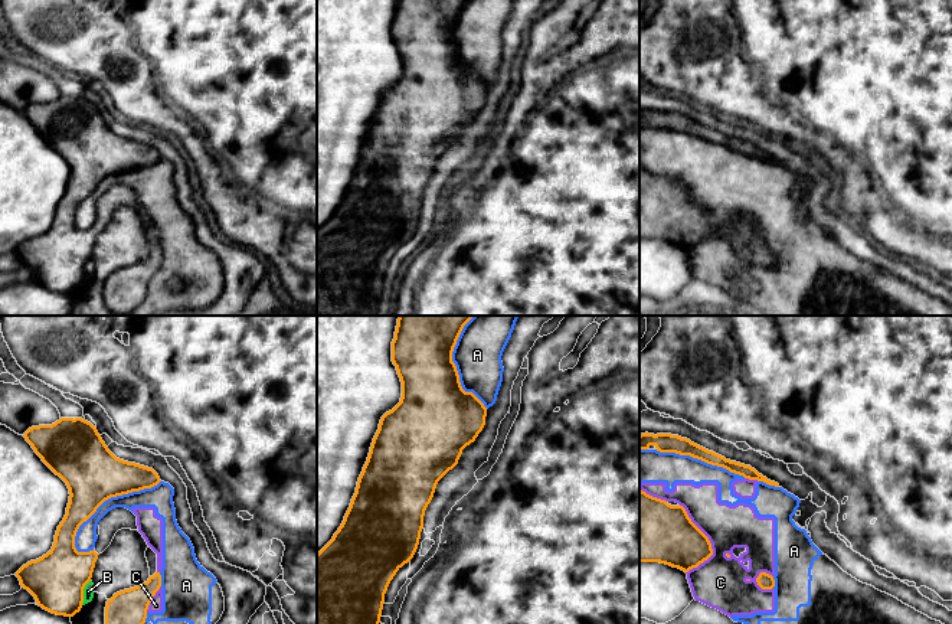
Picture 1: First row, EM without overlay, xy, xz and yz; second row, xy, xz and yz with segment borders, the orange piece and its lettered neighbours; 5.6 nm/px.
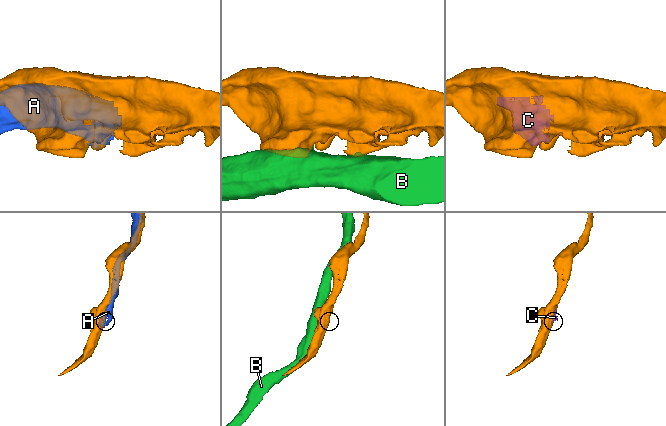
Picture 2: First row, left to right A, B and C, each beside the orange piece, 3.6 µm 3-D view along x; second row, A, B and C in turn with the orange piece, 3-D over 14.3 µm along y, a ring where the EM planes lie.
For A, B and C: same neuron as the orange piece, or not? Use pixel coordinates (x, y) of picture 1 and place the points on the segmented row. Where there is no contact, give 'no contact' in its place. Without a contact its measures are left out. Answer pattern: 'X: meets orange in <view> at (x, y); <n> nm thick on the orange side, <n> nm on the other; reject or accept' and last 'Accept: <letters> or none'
A: meets orange in xy at (108, 497); 320 nm thick on the orange side, 110 nm on the other; reject
B: meets orange in xy at (82, 593); 320 nm thick on the orange side, 60 nm on the other; reject
C: meets orange in yz at (709, 542); 320 nm thick on the orange side, 280 nm on the other; reject
Accept: none

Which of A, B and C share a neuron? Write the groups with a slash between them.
A C / B

